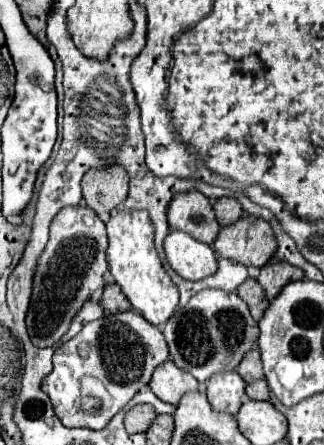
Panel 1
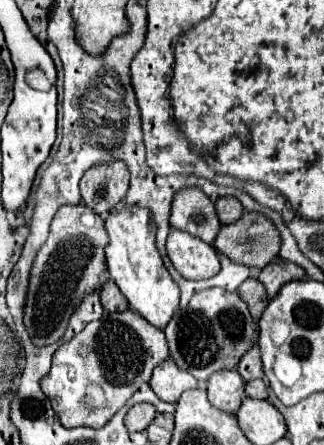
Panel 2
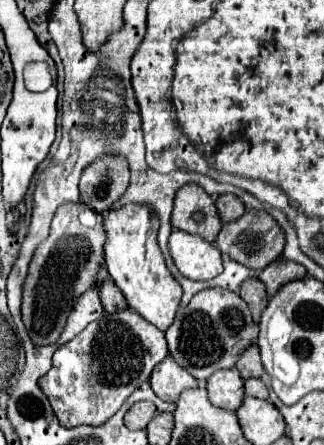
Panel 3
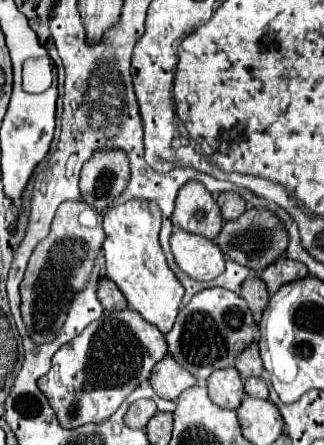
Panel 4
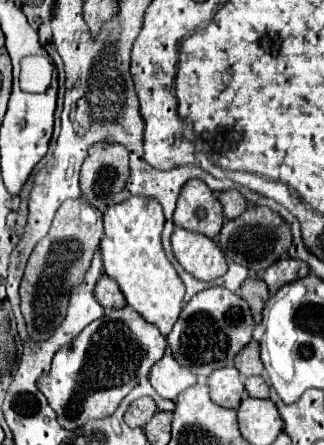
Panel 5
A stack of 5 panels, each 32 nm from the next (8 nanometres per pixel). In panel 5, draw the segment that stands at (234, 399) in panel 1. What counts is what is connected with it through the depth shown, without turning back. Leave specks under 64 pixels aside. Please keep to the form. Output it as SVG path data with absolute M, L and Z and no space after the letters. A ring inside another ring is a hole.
M220 368L208 376L210 396L216 404L224 408L238 408L244 396L244 382L236 368Z

